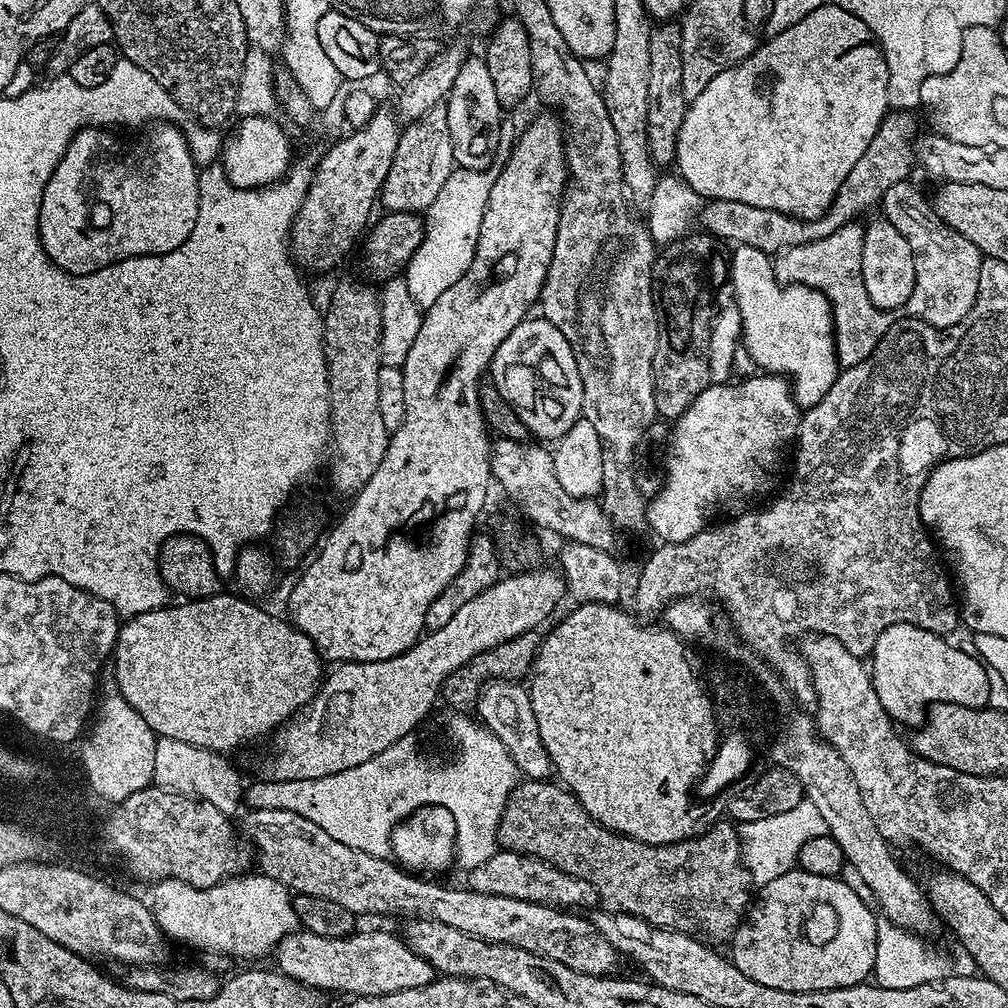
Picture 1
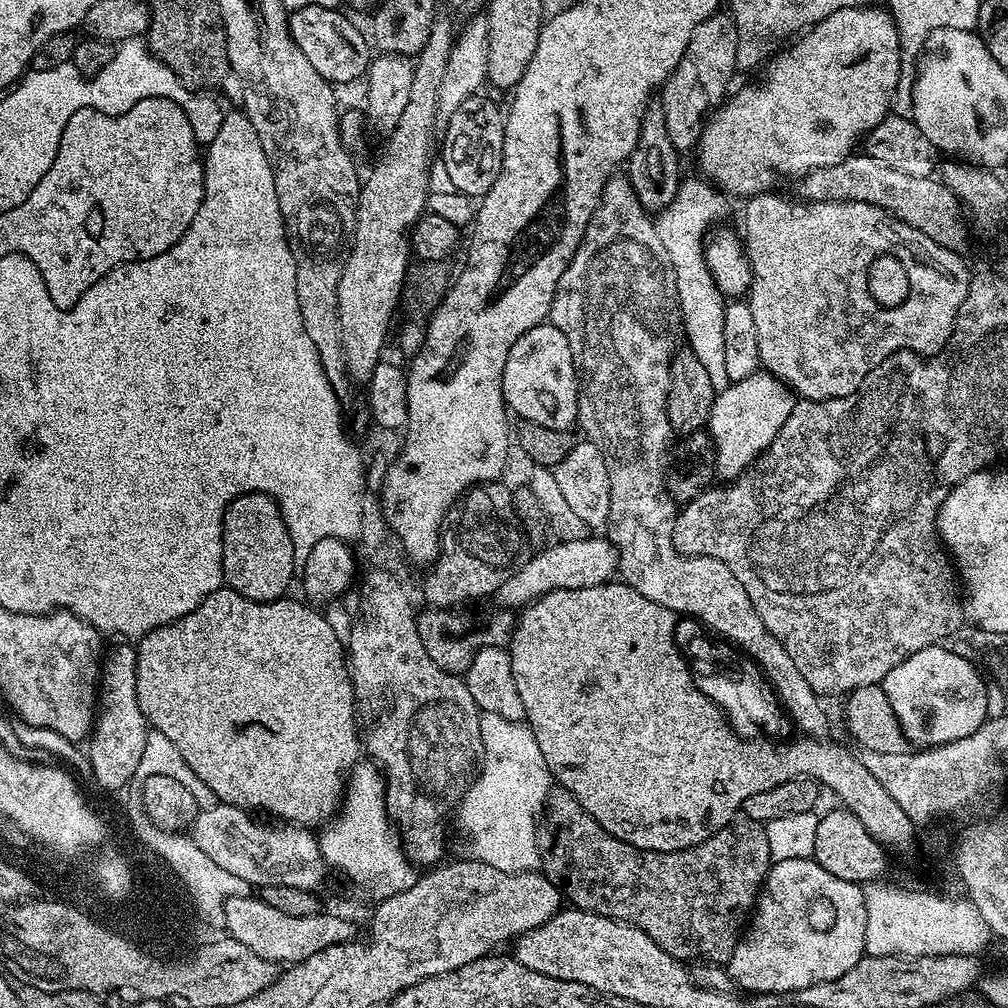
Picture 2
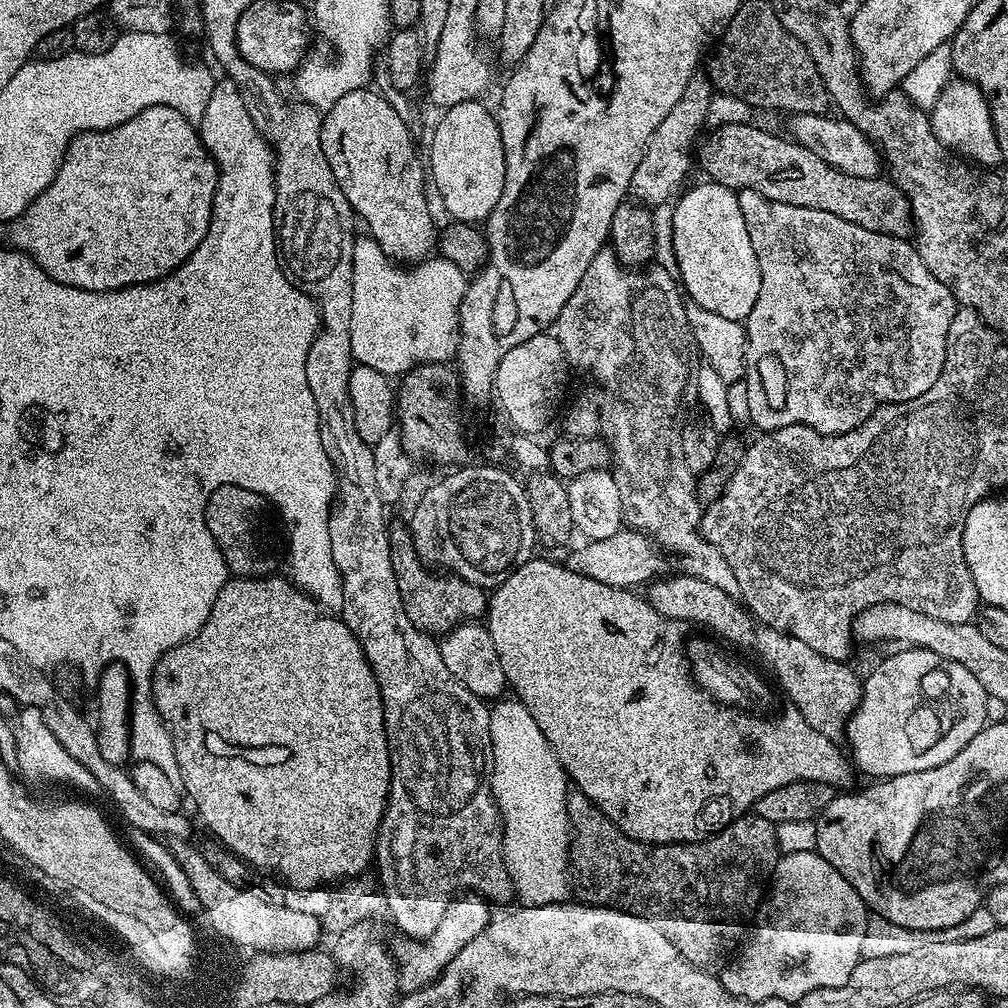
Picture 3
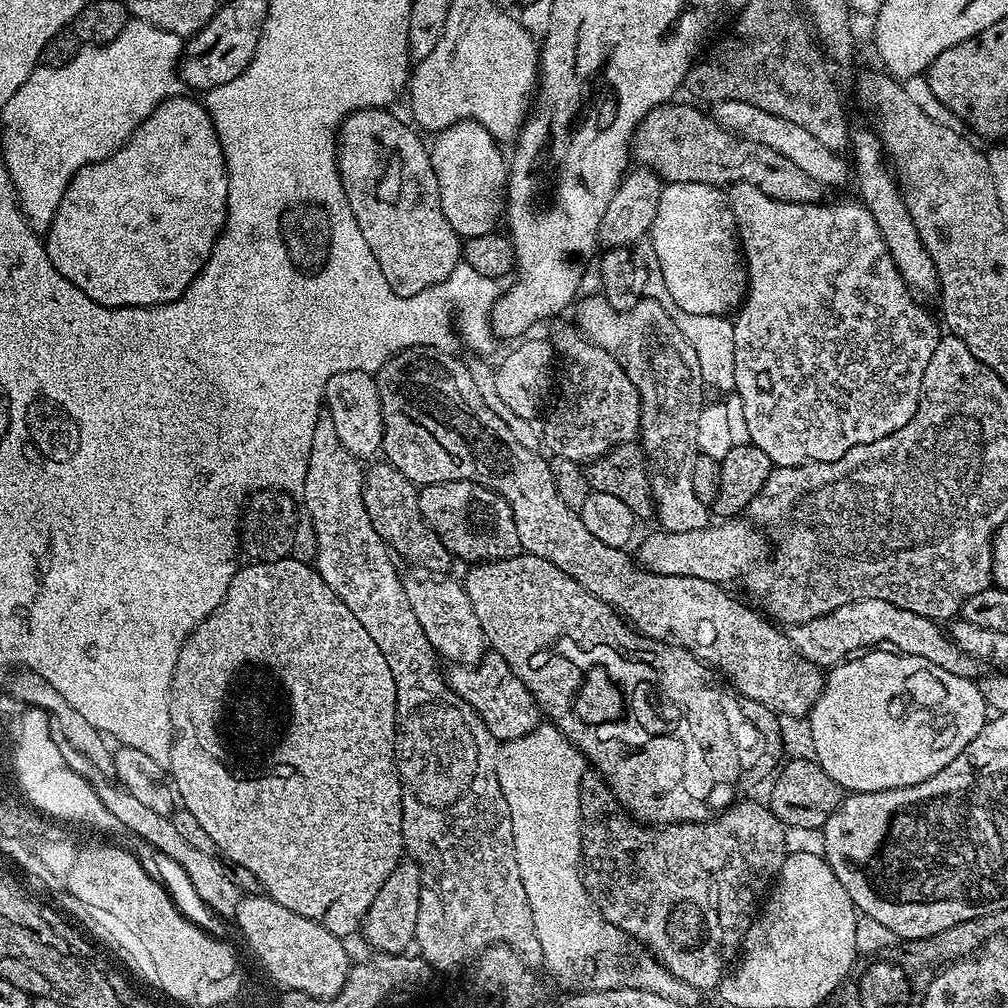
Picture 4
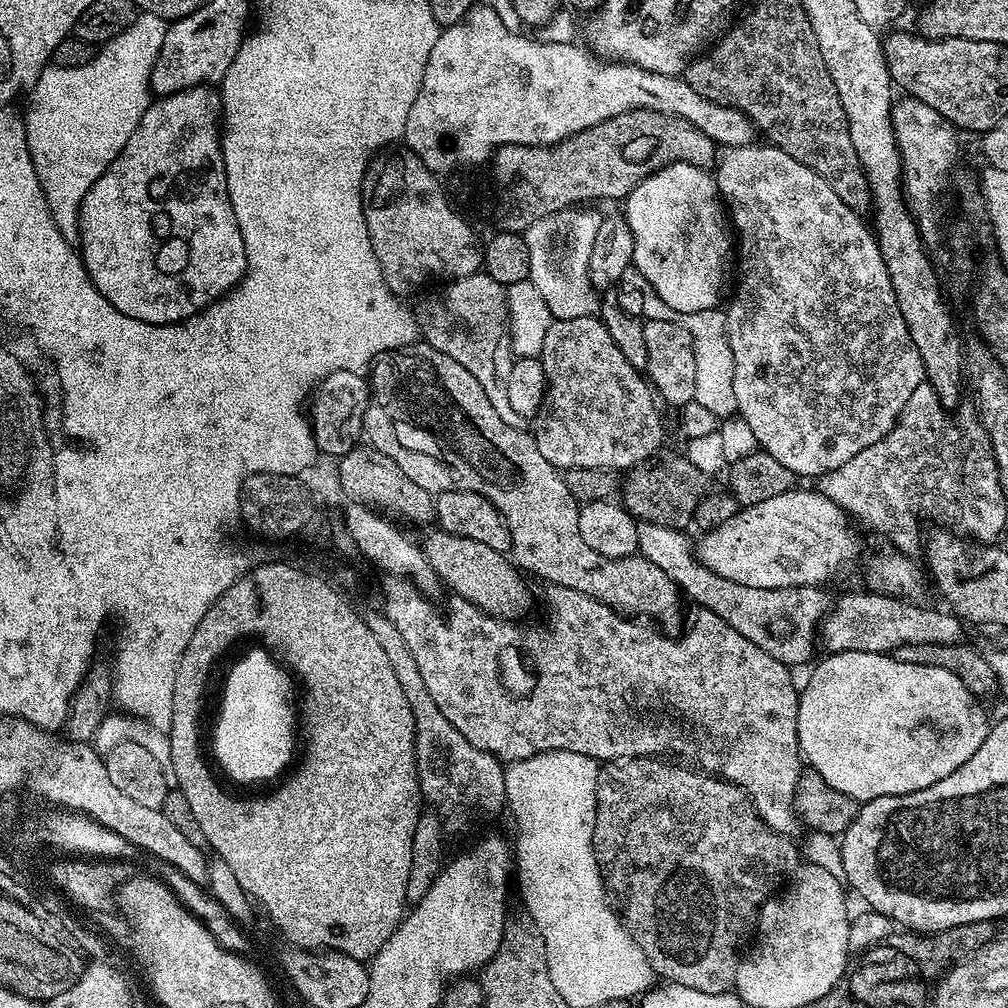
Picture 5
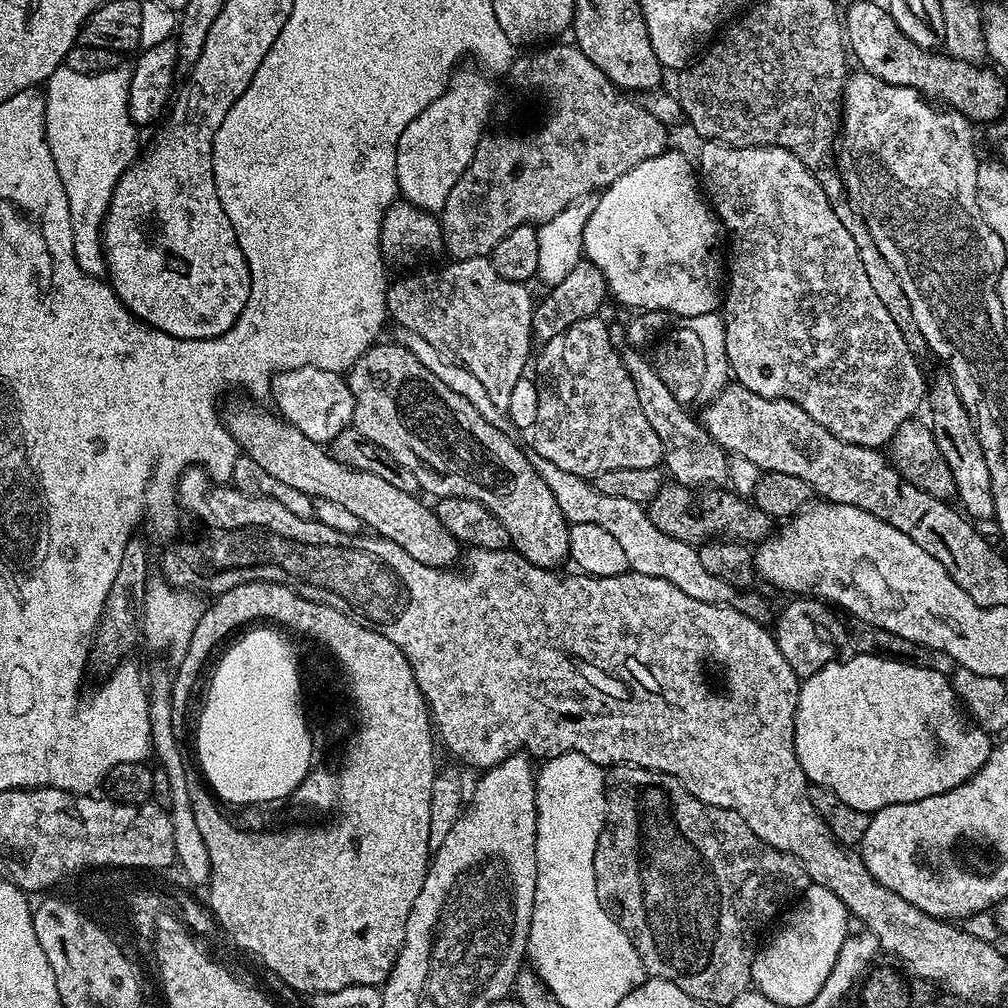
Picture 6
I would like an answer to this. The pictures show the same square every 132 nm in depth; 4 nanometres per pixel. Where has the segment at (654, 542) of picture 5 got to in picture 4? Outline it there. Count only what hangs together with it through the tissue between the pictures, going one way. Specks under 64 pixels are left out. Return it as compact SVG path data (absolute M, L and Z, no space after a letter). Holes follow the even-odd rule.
M862 598L846 602L838 606L838 610L827 612L826 615L814 618L810 622L789 627L787 634L804 657L813 660L825 670L831 669L861 650L888 645L908 656L926 658L926 662L934 662L934 666L942 666L942 670L950 670L950 674L979 677L982 672L981 661L963 652L952 641L951 635L940 628L943 627L937 621L916 614L914 610L906 610L894 602L886 602L882 598Z

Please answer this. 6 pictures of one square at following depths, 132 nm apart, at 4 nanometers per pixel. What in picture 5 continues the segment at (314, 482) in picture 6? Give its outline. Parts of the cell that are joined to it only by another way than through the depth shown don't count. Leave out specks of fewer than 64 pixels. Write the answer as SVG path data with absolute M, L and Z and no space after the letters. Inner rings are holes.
M435 531L425 534L422 549L430 566L434 566L440 584L448 587L449 593L478 606L486 614L499 616L502 620L519 621L523 617L520 615L532 604L532 592L515 563L505 553L490 550L490 546L485 546L483 542L474 542L474 538Z

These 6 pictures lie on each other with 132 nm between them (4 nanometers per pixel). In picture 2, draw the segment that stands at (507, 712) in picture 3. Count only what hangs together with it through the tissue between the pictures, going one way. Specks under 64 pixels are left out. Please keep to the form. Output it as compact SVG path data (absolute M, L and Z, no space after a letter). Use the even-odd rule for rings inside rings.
M481 712L480 725L484 747L482 763L478 775L468 785L468 792L458 805L460 828L468 839L467 855L471 859L486 862L497 870L535 872L542 864L542 836L538 831L538 821L544 815L548 791L554 787L552 771L546 766L546 758L542 758L542 750L538 750L538 742L527 723L507 720L502 718L502 714Z

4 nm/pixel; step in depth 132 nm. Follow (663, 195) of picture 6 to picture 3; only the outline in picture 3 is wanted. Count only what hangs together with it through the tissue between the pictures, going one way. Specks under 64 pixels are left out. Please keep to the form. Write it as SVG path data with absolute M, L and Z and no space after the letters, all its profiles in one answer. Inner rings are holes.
M703 183L694 185L684 197L681 195L675 201L674 268L689 301L706 311L744 322L750 310L754 310L754 302L758 302L758 290L762 290L758 254L754 254L754 245L750 243L737 193L721 184Z

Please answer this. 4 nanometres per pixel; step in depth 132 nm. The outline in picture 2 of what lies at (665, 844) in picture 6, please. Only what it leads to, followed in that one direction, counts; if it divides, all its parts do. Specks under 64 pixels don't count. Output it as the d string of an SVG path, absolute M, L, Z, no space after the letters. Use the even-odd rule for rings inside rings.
M554 786L548 791L542 817L542 836L544 839L542 844L543 875L555 882L563 899L569 905L633 924L638 930L642 930L650 938L654 938L654 942L658 942L658 946L662 946L662 950L666 950L666 954L670 954L675 960L681 962L700 960L696 962L707 962L712 966L727 965L730 954L734 954L734 946L738 946L741 935L755 909L756 898L759 896L761 888L764 887L764 880L768 877L768 869L774 863L765 825L759 820L751 820L749 816L738 814L726 827L718 830L718 834L706 838L704 844L696 844L693 848L683 848L677 852L644 852L641 848L630 846L630 842L622 842L622 838L614 838L614 834L602 830L602 826L598 826L598 822L594 818L590 818L590 814L586 814L586 810L582 810L578 798L574 798L574 794L570 794L570 790L559 786Z

